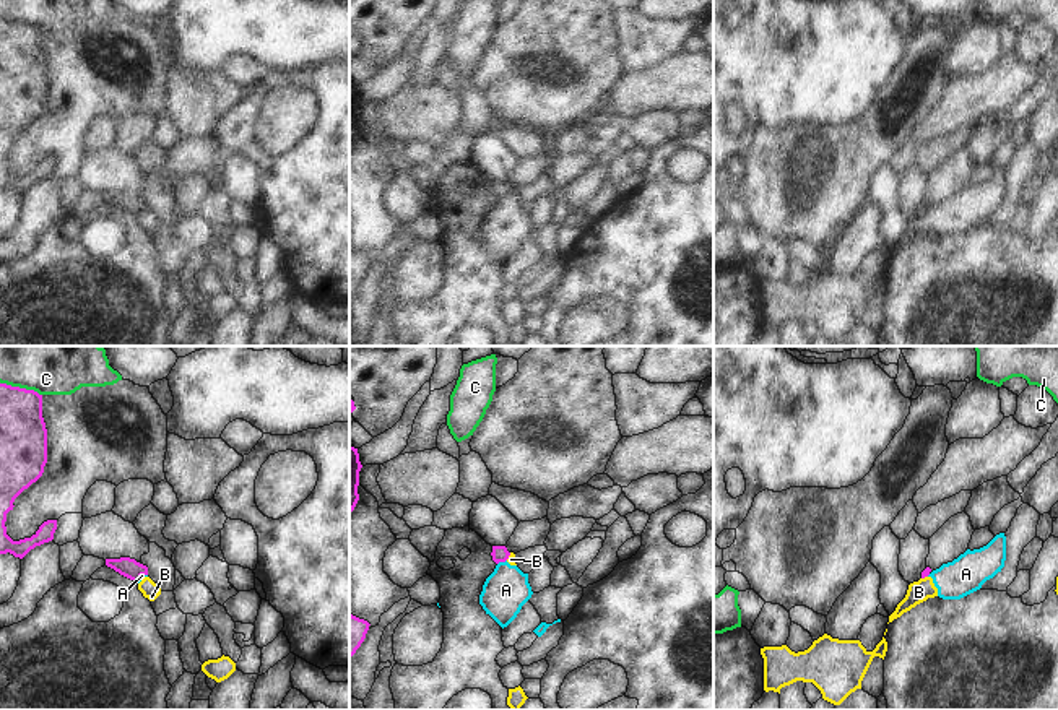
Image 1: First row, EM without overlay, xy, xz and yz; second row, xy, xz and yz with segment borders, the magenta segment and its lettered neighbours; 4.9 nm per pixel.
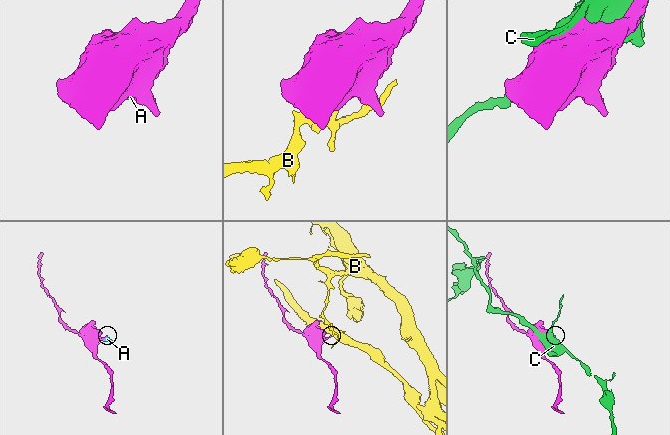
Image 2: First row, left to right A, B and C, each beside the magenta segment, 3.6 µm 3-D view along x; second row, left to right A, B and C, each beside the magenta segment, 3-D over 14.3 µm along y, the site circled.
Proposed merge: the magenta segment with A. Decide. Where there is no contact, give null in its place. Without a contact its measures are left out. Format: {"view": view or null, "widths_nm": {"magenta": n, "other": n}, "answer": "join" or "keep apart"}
{"view": "xz", "widths_nm": {"magenta": 80, "other": 220}, "answer": "keep apart"}

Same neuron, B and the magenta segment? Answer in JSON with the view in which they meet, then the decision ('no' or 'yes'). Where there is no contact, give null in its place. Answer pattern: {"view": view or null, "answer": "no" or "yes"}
{"view": "xz", "answer": "no"}

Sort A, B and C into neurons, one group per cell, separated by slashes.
A B / C

